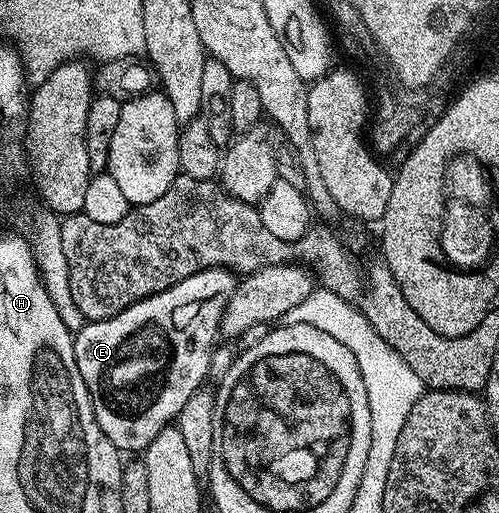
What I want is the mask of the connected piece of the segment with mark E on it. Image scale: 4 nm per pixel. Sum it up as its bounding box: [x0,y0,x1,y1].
[74,268,235,453]

